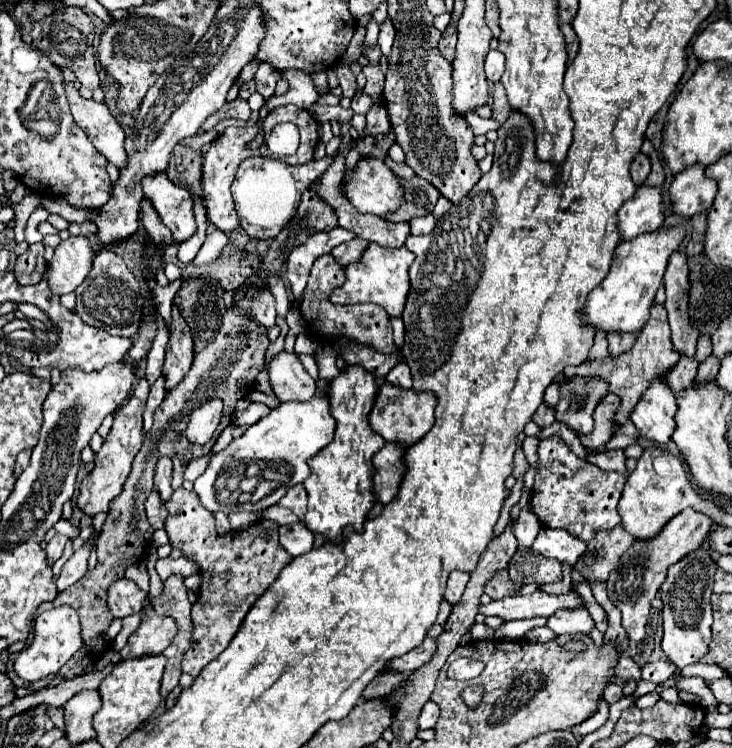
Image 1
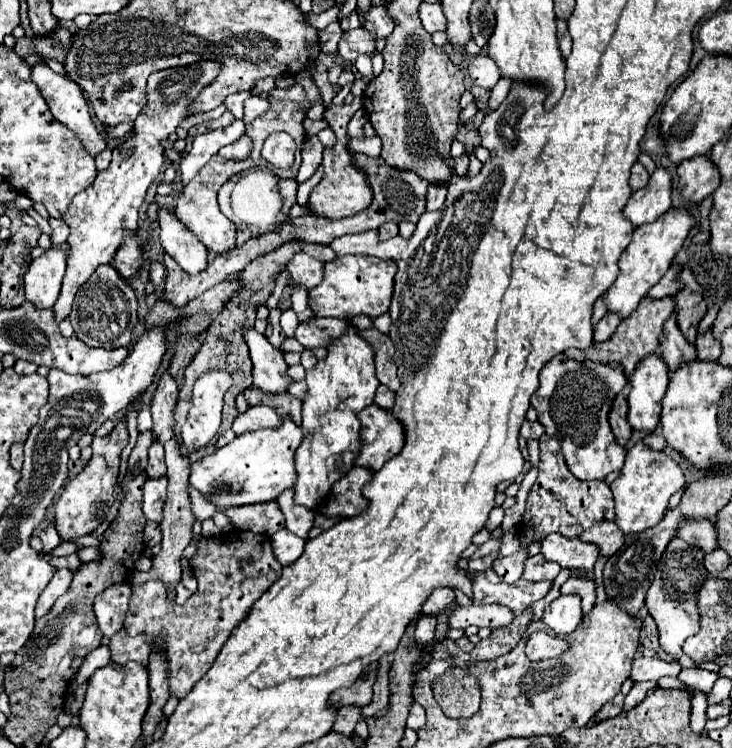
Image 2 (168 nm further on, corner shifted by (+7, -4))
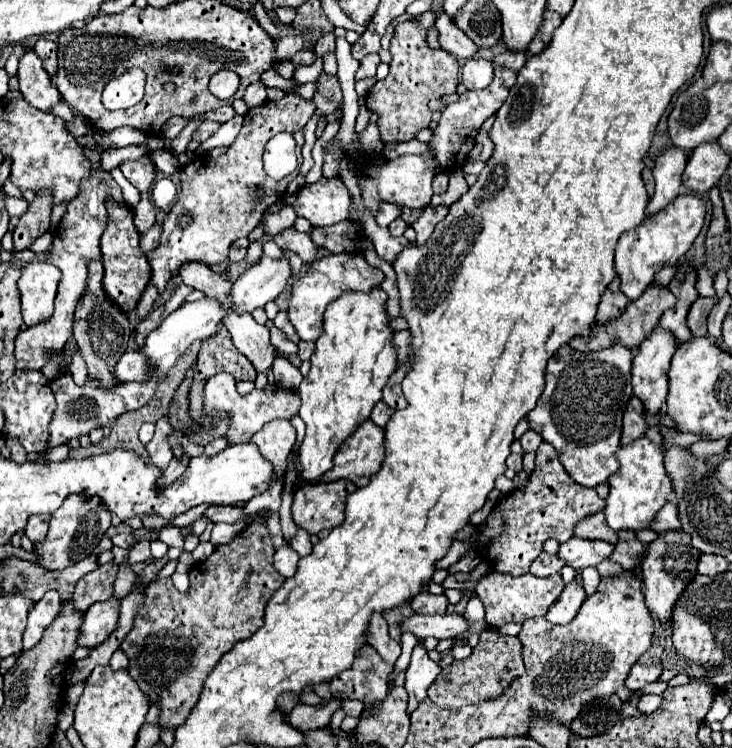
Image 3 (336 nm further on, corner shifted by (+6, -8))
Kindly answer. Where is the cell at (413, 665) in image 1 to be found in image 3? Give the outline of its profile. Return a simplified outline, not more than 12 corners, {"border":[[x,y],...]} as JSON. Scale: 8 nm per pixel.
{"border":[[342,699],[298,703],[286,721],[300,731],[330,725]]}

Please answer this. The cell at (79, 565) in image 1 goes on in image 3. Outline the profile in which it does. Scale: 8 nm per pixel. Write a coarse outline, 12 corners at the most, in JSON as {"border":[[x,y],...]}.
{"border":[[54,589],[32,607],[24,631],[24,651],[42,639],[60,609]]}

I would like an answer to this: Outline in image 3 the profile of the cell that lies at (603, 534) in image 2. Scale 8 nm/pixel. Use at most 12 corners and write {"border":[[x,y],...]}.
{"border":[[604,513],[582,519],[574,535],[618,543],[618,533],[608,527]]}

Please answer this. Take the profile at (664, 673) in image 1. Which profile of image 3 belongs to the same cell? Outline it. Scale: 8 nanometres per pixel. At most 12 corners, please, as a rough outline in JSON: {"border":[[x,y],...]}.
{"border":[[636,663],[626,687],[644,689],[662,675],[660,667]]}

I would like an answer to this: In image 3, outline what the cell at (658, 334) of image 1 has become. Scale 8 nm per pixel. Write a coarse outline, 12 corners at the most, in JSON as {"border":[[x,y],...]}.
{"border":[[656,283],[622,317],[594,327],[586,343],[570,347],[600,351],[620,343],[638,349],[676,297]]}

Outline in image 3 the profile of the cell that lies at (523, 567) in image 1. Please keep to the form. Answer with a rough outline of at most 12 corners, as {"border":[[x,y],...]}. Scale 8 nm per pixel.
{"border":[[542,553],[530,565],[534,577],[560,573],[566,563],[558,555]]}

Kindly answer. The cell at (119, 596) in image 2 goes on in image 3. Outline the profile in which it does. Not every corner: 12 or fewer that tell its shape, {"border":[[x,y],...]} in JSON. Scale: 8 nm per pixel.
{"border":[[120,599],[94,603],[78,645],[98,647],[116,629]]}

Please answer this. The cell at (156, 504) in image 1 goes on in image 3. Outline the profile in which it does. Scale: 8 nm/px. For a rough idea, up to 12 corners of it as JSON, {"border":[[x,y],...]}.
{"border":[[188,455],[182,461],[172,459],[158,479],[160,487],[168,487],[184,473]]}

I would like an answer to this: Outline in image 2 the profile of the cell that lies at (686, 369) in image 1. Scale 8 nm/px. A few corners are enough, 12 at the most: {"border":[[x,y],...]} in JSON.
{"border":[[675,313],[663,325],[661,355],[675,365],[697,357],[679,331]]}

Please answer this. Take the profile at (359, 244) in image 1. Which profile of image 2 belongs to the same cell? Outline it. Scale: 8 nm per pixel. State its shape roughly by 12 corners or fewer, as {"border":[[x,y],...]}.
{"border":[[303,243],[301,251],[321,263],[335,259],[333,249],[319,243]]}

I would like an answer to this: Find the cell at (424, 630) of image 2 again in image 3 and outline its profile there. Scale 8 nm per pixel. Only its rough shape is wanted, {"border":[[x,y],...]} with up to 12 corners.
{"border":[[422,641],[406,669],[408,713],[440,673]]}

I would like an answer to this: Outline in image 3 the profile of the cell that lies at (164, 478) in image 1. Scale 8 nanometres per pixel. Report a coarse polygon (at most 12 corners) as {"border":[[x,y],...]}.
{"border":[[168,417],[156,421],[154,439],[146,445],[150,463],[164,471],[172,461],[166,441]]}

